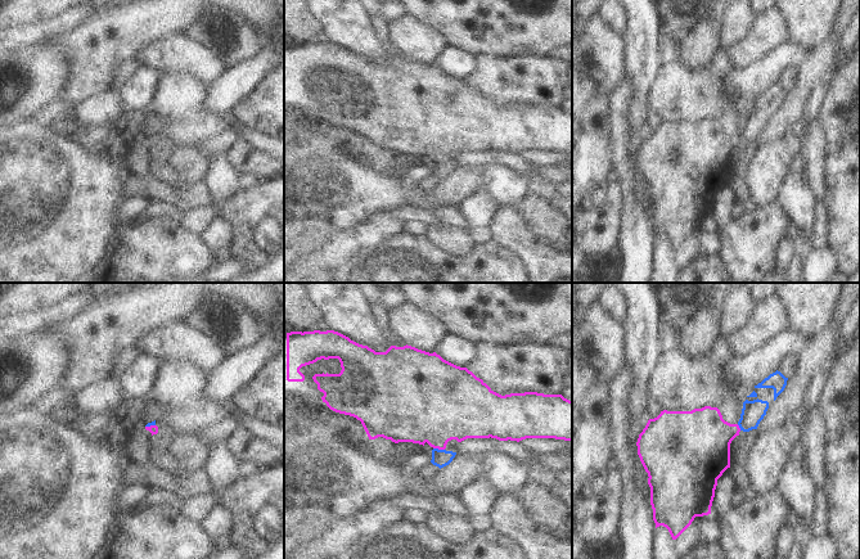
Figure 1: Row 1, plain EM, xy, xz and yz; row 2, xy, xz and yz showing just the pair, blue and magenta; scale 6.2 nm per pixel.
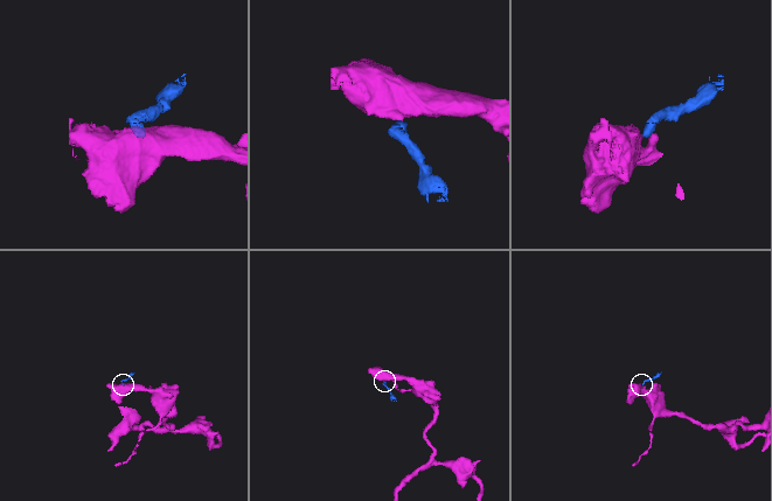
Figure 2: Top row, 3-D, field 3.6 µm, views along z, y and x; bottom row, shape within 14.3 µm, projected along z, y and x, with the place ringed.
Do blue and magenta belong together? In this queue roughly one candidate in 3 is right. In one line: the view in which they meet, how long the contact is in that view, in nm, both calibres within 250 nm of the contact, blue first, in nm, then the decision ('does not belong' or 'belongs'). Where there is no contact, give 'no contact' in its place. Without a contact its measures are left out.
contact in xz; length 70 nm; calibres 110 and 440 nm; does not belong

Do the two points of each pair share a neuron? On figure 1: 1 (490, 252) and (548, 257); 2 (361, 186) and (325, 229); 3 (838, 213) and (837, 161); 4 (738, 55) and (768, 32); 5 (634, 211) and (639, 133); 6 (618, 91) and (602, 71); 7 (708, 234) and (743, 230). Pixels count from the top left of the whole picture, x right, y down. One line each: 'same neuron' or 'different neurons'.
1: different neurons
2: same neuron
3: same neuron
4: same neuron
5: different neurons
6: different neurons
7: different neurons

